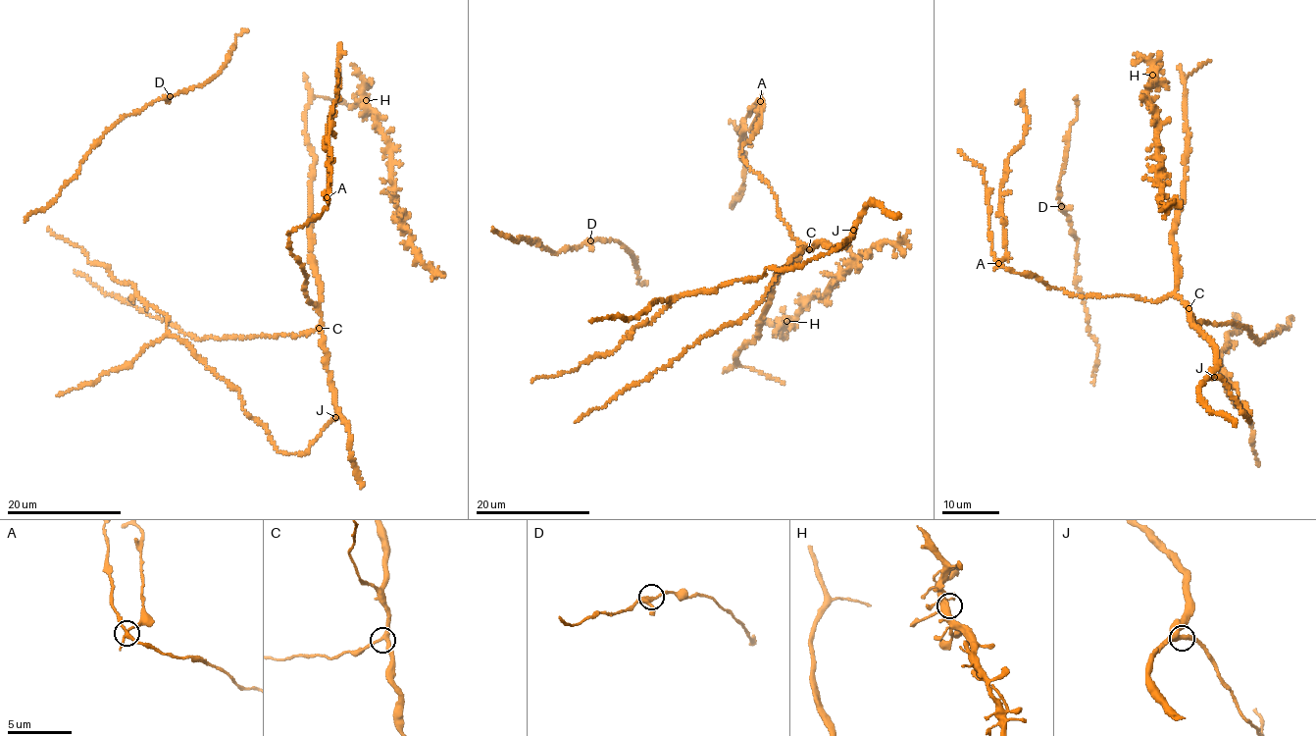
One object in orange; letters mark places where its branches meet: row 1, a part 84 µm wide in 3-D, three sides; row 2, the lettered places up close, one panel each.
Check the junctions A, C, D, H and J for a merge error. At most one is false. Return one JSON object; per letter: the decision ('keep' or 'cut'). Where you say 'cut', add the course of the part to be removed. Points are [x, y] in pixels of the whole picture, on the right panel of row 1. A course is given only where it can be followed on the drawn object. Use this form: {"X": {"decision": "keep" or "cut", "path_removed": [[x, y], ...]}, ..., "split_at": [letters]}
{"A": {"decision": "cut", "path_removed": [[998, 263], [1005, 256], [1001, 185], [1008, 158], [1025, 133], [1025, 88]]}, "C": {"decision": "keep"}, "D": {"decision": "keep"}, "H": {"decision": "keep"}, "J": {"decision": "keep"}, "split_at": ["A"]}

